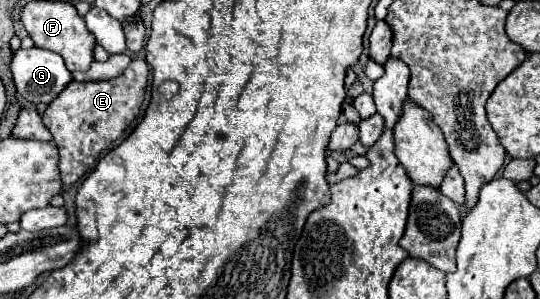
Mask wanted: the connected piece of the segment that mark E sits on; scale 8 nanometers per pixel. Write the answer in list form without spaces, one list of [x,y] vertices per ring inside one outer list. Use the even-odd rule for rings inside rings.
[[[135,57],[125,73],[109,81],[71,81],[59,97],[43,113],[43,121],[53,135],[53,143],[59,149],[61,179],[71,185],[81,179],[99,159],[99,153],[109,149],[125,129],[137,119],[141,103],[145,99],[149,65],[145,59]]]

